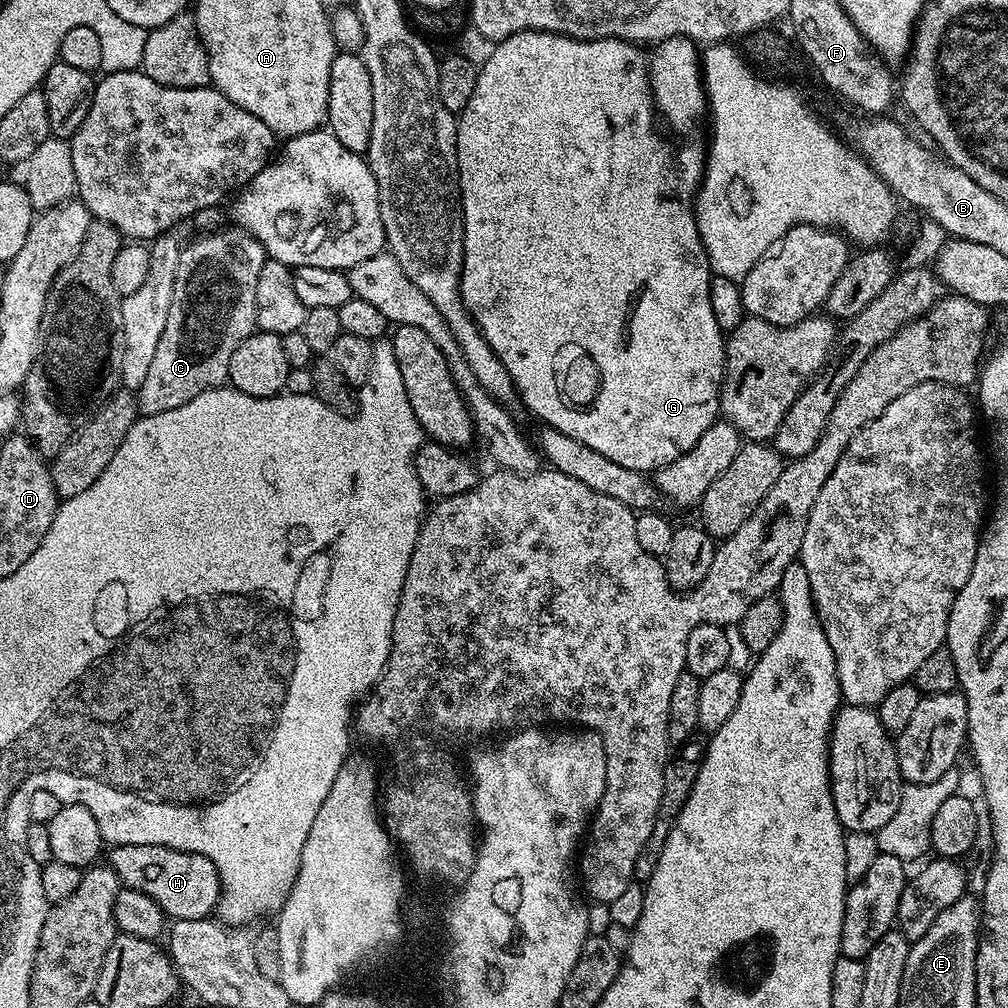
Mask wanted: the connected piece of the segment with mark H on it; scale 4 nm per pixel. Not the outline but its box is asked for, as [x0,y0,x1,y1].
[106,845,220,920]

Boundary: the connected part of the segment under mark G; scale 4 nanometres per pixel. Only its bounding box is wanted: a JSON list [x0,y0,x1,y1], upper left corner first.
[456,32,726,474]

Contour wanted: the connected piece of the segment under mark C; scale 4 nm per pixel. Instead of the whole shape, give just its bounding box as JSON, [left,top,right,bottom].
[138,226,266,416]

